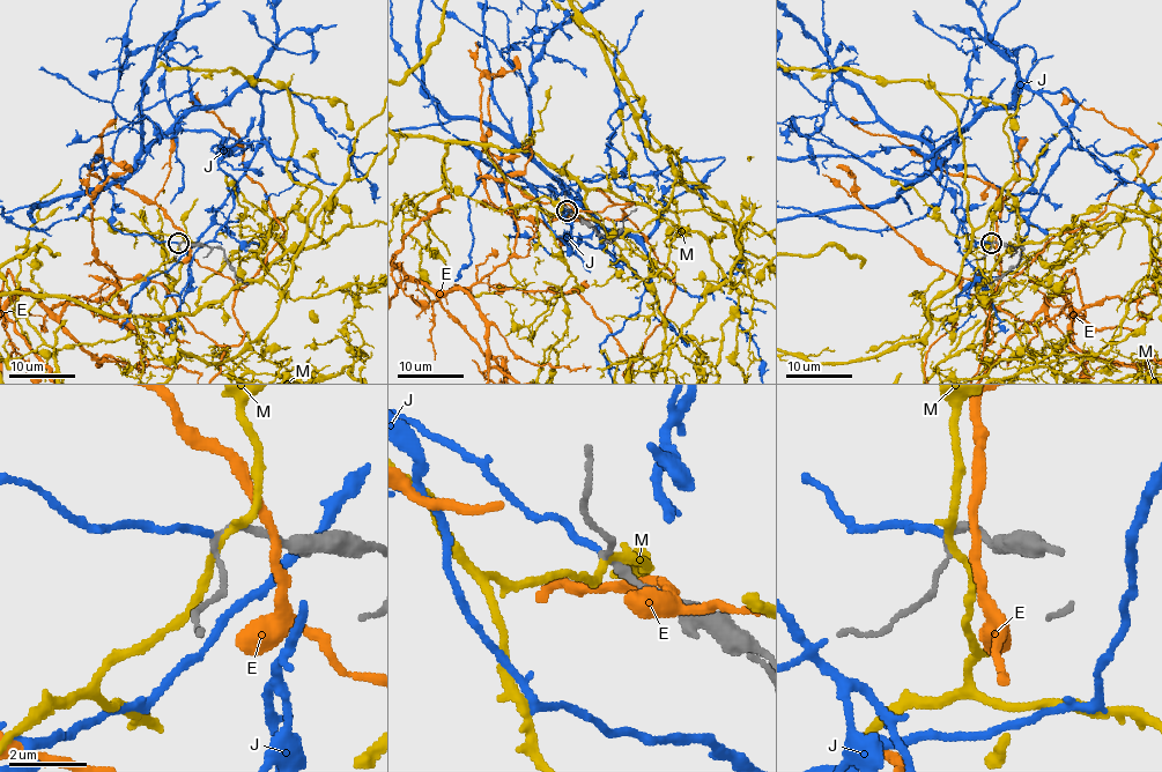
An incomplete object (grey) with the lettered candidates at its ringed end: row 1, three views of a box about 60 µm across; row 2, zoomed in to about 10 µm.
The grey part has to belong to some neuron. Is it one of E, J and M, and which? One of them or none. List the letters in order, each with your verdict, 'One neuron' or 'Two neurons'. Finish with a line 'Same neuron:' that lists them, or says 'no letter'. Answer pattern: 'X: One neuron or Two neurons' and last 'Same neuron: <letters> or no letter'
E: Two neurons
J: One neuron
M: Two neurons
Same neuron: J

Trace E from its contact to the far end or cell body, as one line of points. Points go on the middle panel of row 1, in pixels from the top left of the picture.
E: (577, 216), (631, 203), (577, 212), (504, 180), (515, 253), (468, 288), (402, 281)

